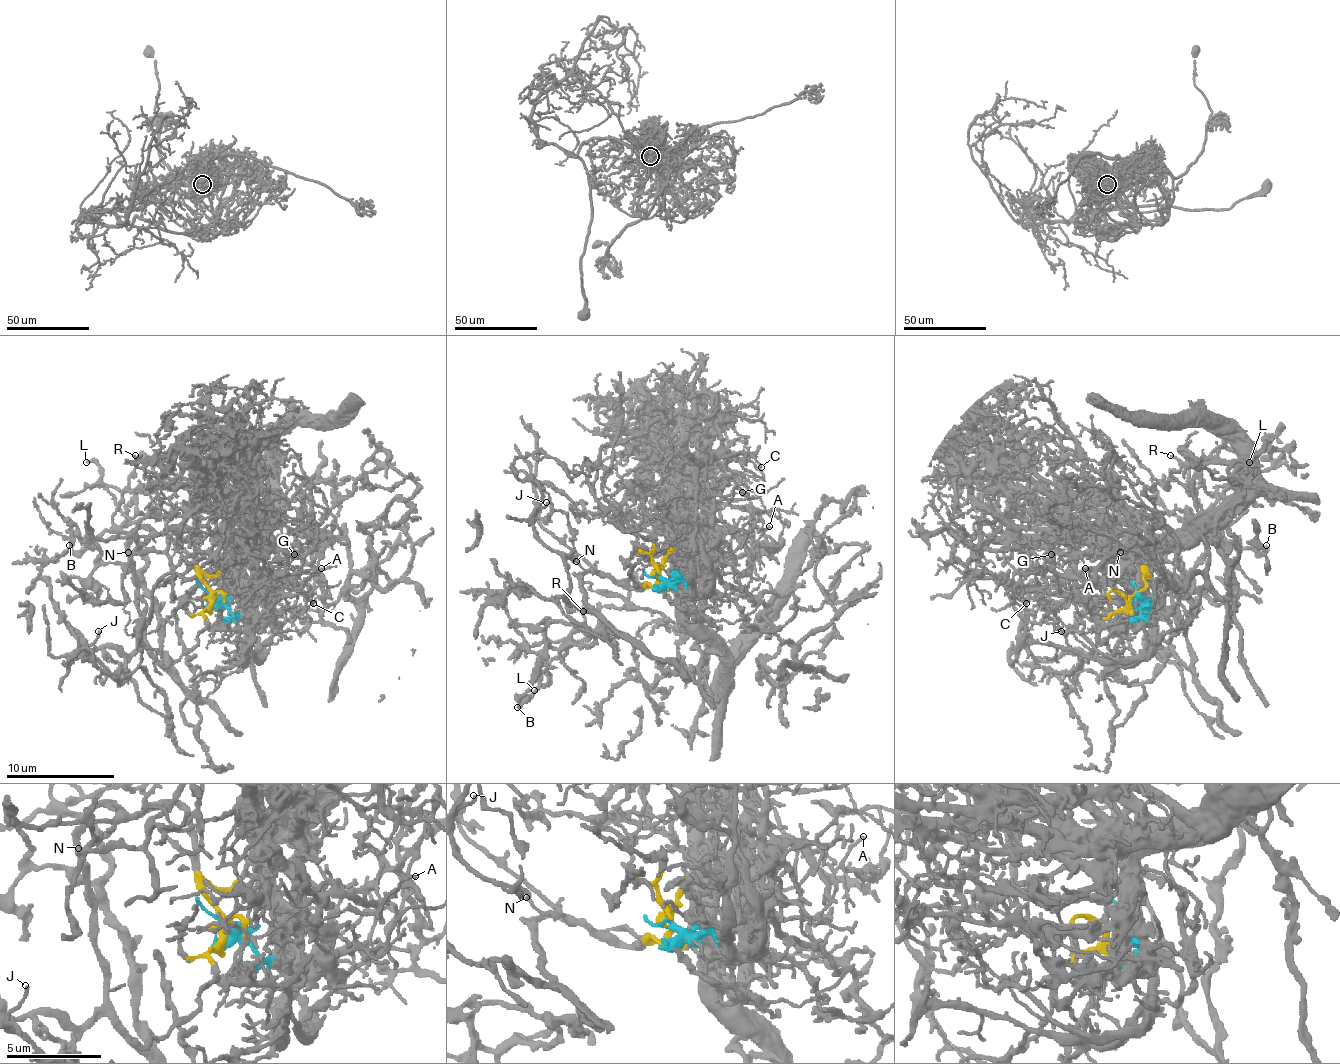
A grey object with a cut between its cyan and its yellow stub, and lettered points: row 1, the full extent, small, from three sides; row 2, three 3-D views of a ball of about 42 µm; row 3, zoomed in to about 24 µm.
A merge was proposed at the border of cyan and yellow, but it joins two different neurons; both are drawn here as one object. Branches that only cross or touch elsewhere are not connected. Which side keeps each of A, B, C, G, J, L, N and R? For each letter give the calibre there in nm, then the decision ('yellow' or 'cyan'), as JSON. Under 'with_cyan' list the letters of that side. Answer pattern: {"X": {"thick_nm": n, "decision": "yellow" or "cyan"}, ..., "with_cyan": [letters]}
{"A": {"thick_nm": 170, "decision": "cyan"}, "B": {"thick_nm": 200, "decision": "yellow"}, "C": {"thick_nm": 130, "decision": "cyan"}, "G": {"thick_nm": 150, "decision": "cyan"}, "J": {"thick_nm": 160, "decision": "yellow"}, "L": {"thick_nm": 220, "decision": "yellow"}, "N": {"thick_nm": 140, "decision": "yellow"}, "R": {"thick_nm": 150, "decision": "yellow"}, "with_cyan": ["A", "C", "G"]}

